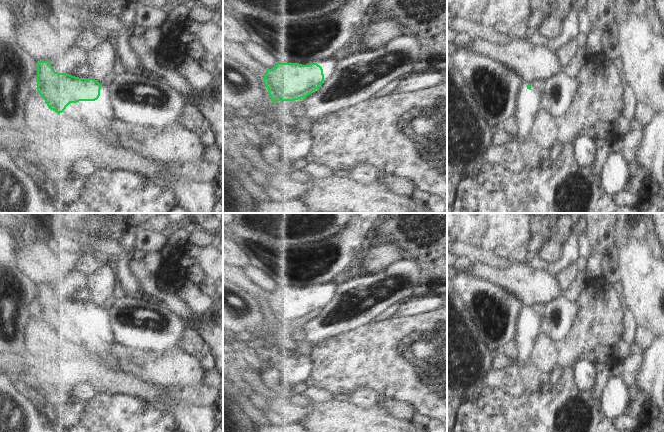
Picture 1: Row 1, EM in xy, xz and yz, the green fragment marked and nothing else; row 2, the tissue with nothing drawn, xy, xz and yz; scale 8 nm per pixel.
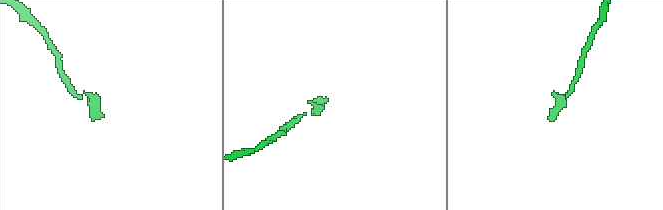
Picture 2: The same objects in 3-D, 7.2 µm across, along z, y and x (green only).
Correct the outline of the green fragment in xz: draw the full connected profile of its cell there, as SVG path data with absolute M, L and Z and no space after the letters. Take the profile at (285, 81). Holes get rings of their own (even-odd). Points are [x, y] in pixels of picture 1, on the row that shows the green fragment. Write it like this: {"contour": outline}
{"contour": "M329 59L322 67L317 63L281 63L267 69L263 77L264 85L272 103L295 101L307 97L319 88L322 82L332 78L338 68L335 59Z"}

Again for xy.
{"contour": "M49 61L37 62L36 82L36 89L45 100L48 108L58 114L62 113L70 103L76 103L79 101L95 101L99 99L103 105L104 124L96 124L94 128L101 132L104 135L104 140L109 142L111 145L116 148L127 149L119 134L115 132L114 125L117 123L118 119L114 111L111 92L109 89L102 89L100 83L94 78L85 79L75 77L67 73L55 72Z"}

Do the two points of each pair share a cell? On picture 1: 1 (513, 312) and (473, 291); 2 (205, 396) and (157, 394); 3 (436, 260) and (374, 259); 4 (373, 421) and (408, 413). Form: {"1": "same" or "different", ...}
{"1": "same", "2": "same", "3": "different", "4": "different"}

